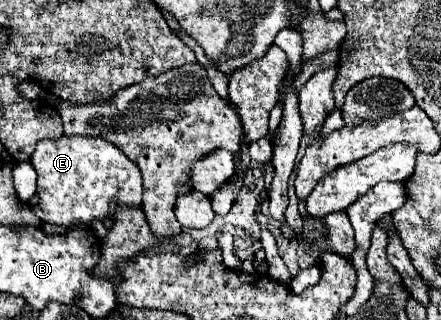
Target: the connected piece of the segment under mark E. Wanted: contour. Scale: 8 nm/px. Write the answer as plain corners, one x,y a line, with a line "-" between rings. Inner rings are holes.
91,136
41,140
31,156
31,164
37,172
37,194
31,208
41,222
63,228
71,228
75,222
91,226
95,220
103,222
111,216
111,202
141,208
141,170
111,142

